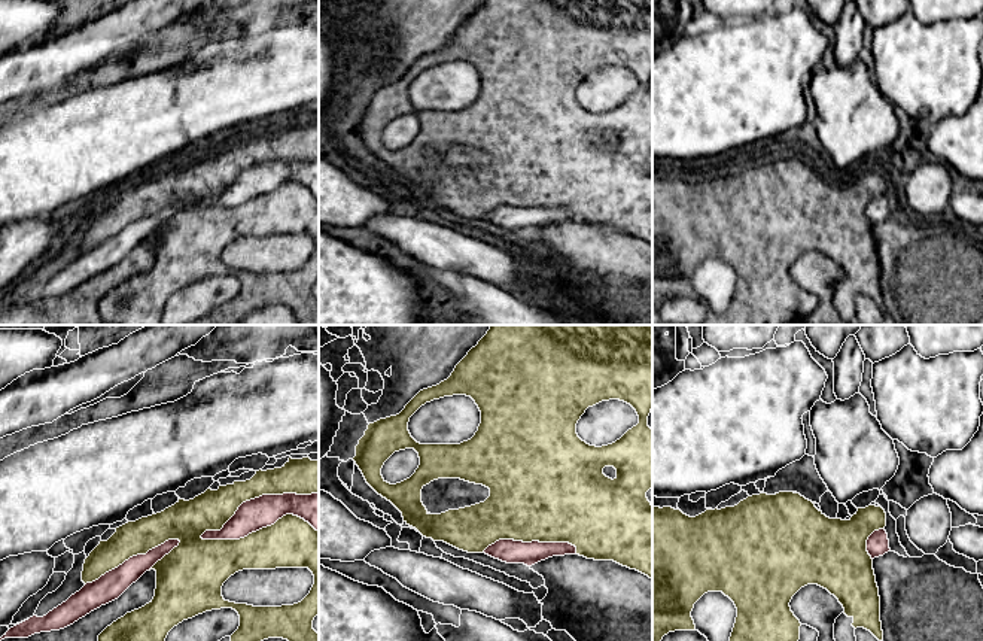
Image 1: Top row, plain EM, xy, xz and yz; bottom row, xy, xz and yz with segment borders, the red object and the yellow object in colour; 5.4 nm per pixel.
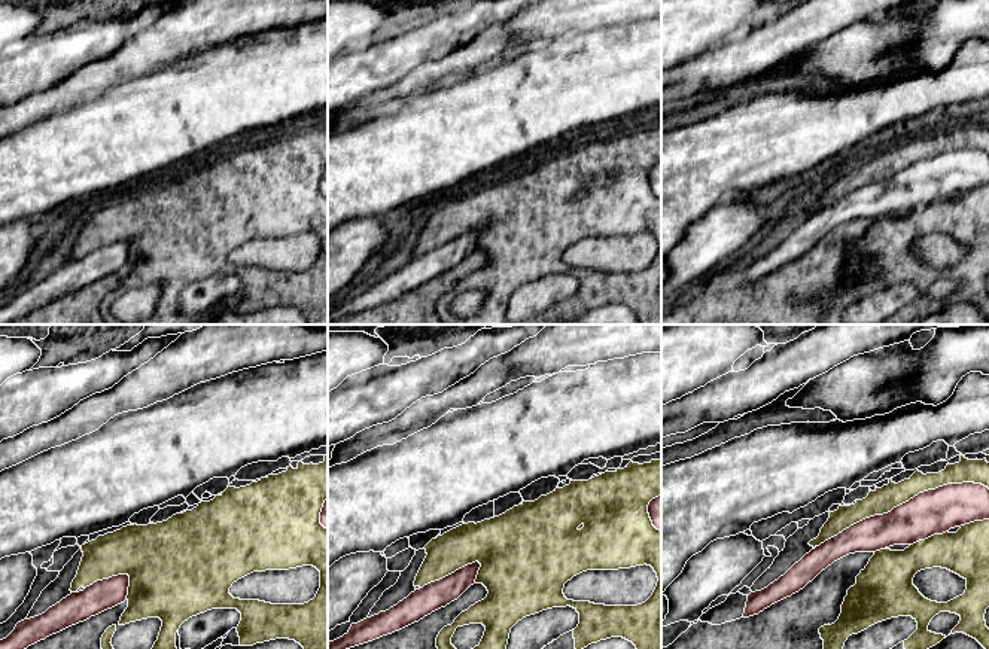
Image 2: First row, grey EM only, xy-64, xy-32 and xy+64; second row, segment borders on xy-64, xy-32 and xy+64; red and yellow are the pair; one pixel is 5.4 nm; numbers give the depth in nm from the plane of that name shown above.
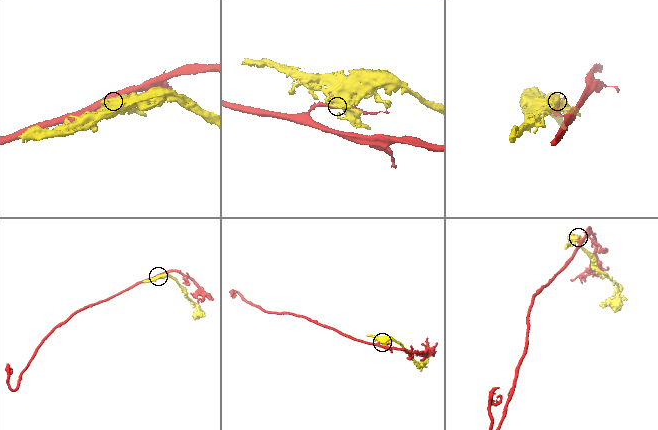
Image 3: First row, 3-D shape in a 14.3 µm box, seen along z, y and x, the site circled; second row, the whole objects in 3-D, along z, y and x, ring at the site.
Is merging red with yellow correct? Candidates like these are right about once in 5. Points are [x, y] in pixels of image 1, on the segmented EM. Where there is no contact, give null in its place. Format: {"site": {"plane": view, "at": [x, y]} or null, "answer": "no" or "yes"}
{"site": {"plane": "xy", "at": [256, 498]}, "answer": "no"}

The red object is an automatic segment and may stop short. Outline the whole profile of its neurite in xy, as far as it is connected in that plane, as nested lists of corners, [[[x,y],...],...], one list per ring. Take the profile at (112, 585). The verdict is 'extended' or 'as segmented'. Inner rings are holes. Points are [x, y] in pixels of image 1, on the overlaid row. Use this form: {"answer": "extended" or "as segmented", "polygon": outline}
{"answer": "as segmented", "polygon": [[[168,540],[149,550],[125,561],[118,568],[106,572],[98,580],[86,583],[66,602],[43,617],[33,616],[28,620],[10,628],[1,638],[28,638],[34,634],[64,629],[91,611],[118,599],[133,583],[136,583],[158,561],[179,546],[179,540]]]}

